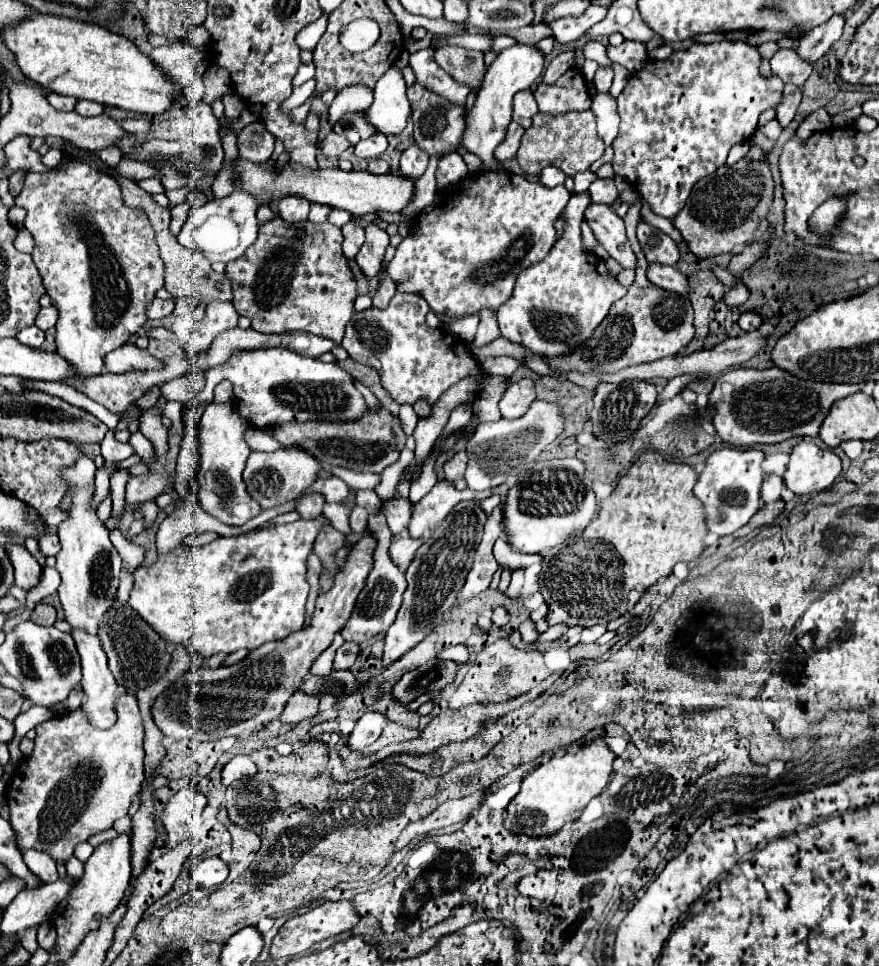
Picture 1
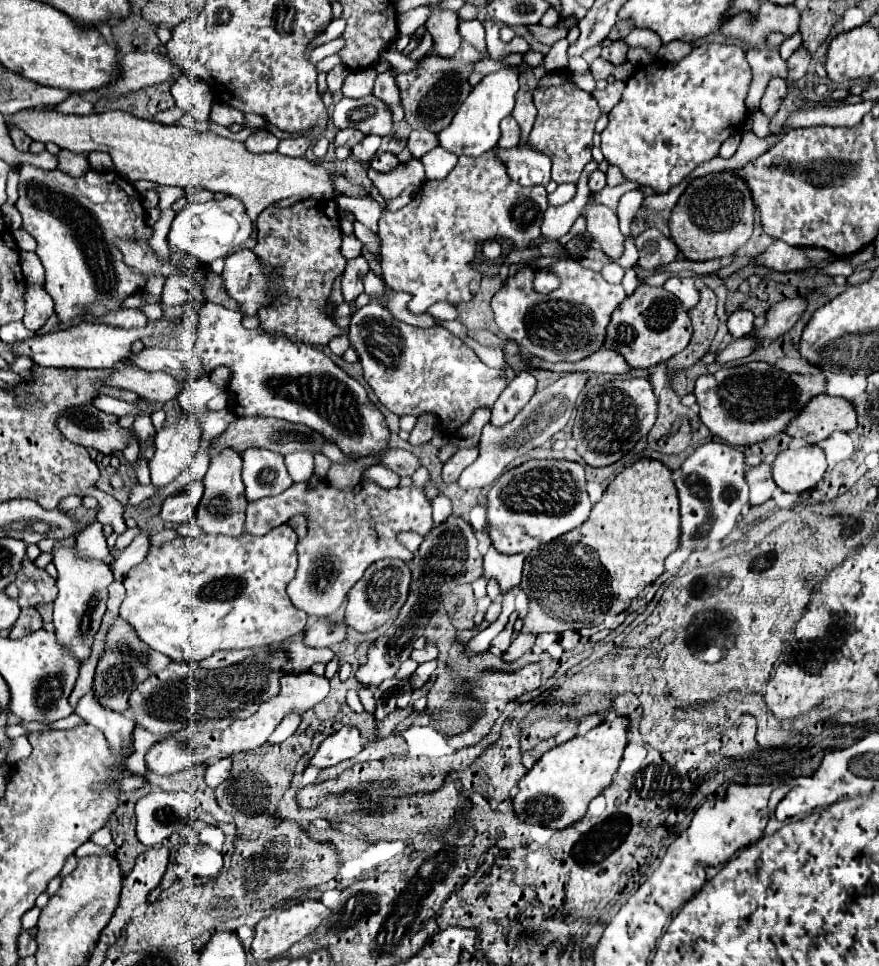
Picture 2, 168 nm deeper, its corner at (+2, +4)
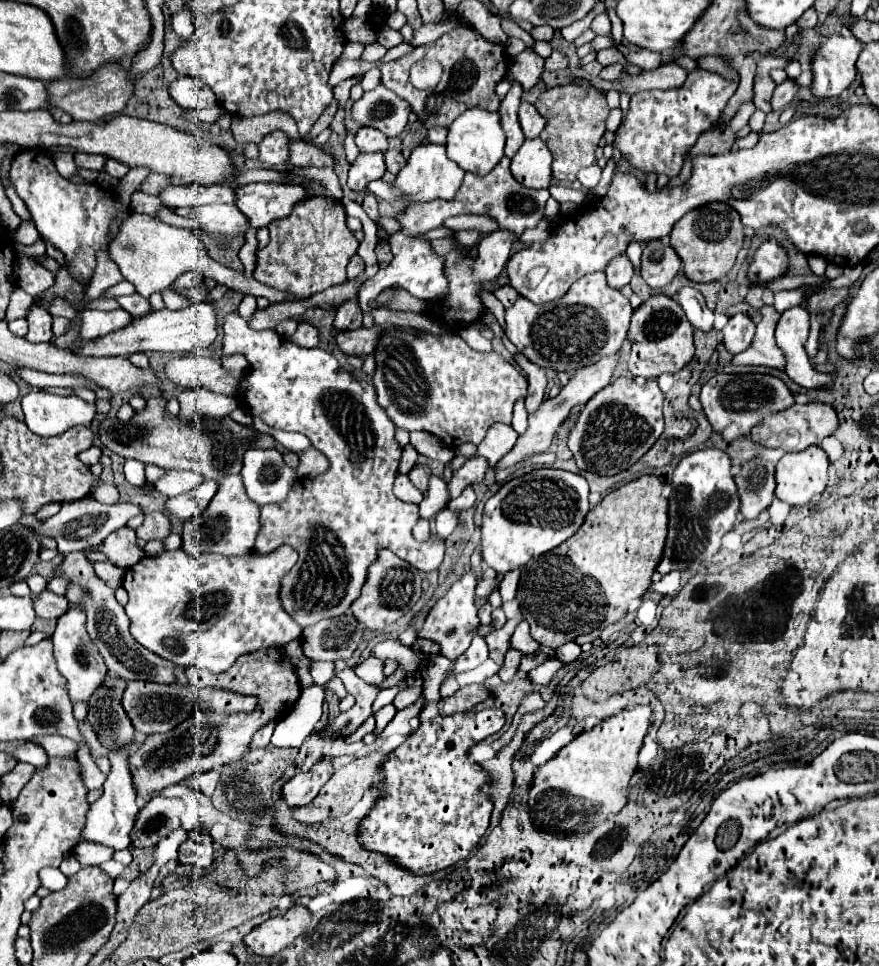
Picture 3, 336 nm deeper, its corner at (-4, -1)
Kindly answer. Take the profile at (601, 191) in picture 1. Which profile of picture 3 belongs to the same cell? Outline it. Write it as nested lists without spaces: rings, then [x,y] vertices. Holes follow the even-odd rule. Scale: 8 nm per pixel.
[[[596,163],[590,165],[588,169],[582,169],[582,171],[578,173],[578,181],[582,183],[584,189],[592,189],[592,187],[596,187],[596,185],[600,183],[600,177],[602,177],[602,169],[600,169]]]

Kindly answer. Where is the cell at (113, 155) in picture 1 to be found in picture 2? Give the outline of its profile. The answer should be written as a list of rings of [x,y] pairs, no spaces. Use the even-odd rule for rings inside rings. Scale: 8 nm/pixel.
[[[90,152],[88,154],[88,164],[94,170],[114,170],[112,158],[106,152]]]

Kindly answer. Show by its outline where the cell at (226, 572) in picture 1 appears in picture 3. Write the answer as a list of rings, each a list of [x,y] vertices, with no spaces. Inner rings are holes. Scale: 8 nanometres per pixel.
[[[280,545],[280,549],[266,555],[252,551],[244,557],[224,557],[216,553],[192,557],[190,553],[184,553],[184,549],[172,549],[156,557],[142,557],[124,573],[126,591],[130,595],[124,607],[132,621],[130,631],[140,645],[174,665],[202,665],[214,673],[222,673],[240,655],[282,647],[288,641],[300,639],[302,627],[296,625],[296,621],[292,621],[280,605],[280,581],[296,565],[296,561],[298,553],[290,545]]]

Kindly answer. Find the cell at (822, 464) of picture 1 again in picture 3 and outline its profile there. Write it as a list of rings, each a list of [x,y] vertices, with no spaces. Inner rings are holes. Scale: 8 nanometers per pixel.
[[[822,447],[786,453],[776,465],[776,497],[790,505],[804,505],[828,485],[828,457]]]

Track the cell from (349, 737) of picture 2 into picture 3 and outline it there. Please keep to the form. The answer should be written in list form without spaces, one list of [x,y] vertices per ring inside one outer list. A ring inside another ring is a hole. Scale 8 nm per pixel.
[[[322,757],[320,761],[316,761],[312,765],[310,771],[294,775],[284,785],[282,793],[284,793],[284,799],[288,801],[290,807],[306,805],[306,803],[310,803],[318,795],[322,785],[326,785],[326,781],[334,773],[334,763],[332,761],[334,761],[334,757]]]

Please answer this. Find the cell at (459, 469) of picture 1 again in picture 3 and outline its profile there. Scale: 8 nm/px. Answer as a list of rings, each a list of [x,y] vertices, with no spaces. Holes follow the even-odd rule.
[[[470,457],[452,477],[452,481],[448,483],[448,489],[450,489],[450,495],[452,499],[458,497],[466,485],[474,485],[474,483],[480,483],[484,473],[488,469],[488,463],[484,461],[484,457]]]

